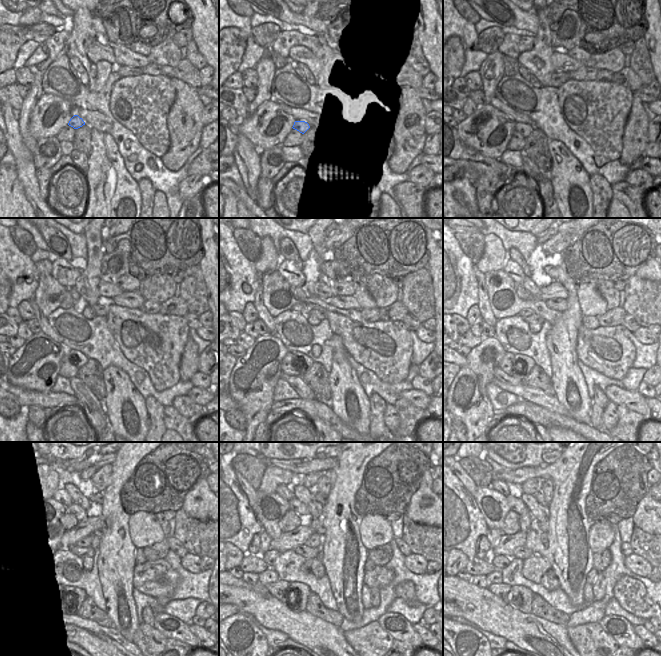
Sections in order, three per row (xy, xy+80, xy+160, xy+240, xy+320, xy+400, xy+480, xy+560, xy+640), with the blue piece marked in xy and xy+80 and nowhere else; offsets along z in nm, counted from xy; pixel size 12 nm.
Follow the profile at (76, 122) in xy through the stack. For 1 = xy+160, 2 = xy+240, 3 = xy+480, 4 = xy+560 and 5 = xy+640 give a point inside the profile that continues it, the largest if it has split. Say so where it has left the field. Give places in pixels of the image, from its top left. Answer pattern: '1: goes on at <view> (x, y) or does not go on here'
1: goes on at xy+160 (525, 129)
2: goes on at xy+240 (77, 358)
3: goes on at xy+480 (73, 588)
4: goes on at xy+560 (297, 598)
5: goes on at xy+640 (519, 597)

